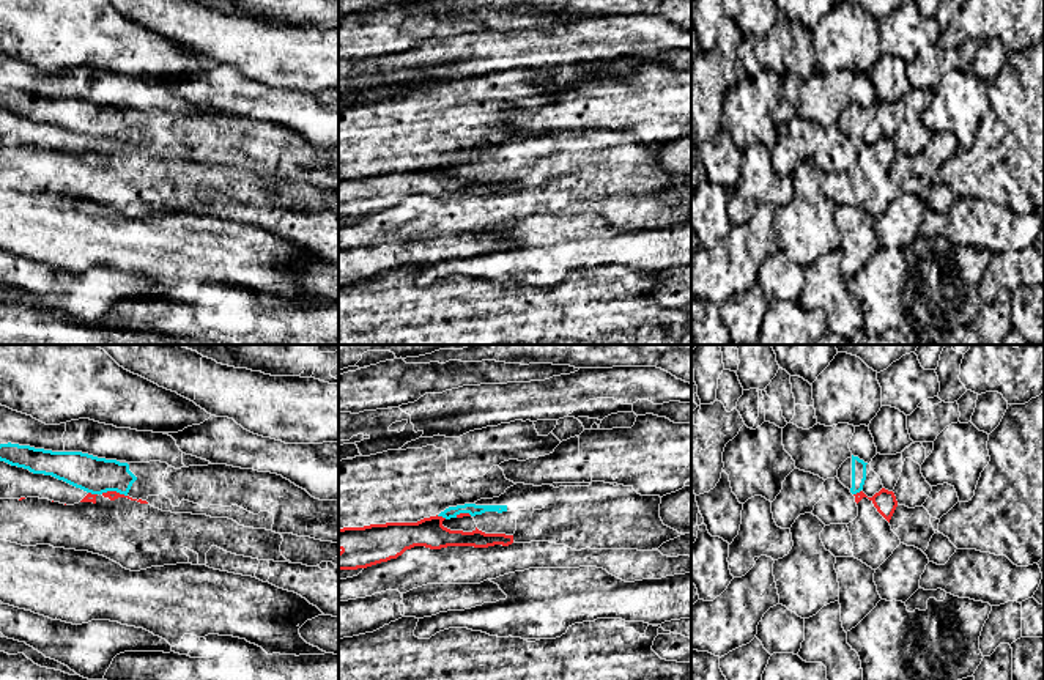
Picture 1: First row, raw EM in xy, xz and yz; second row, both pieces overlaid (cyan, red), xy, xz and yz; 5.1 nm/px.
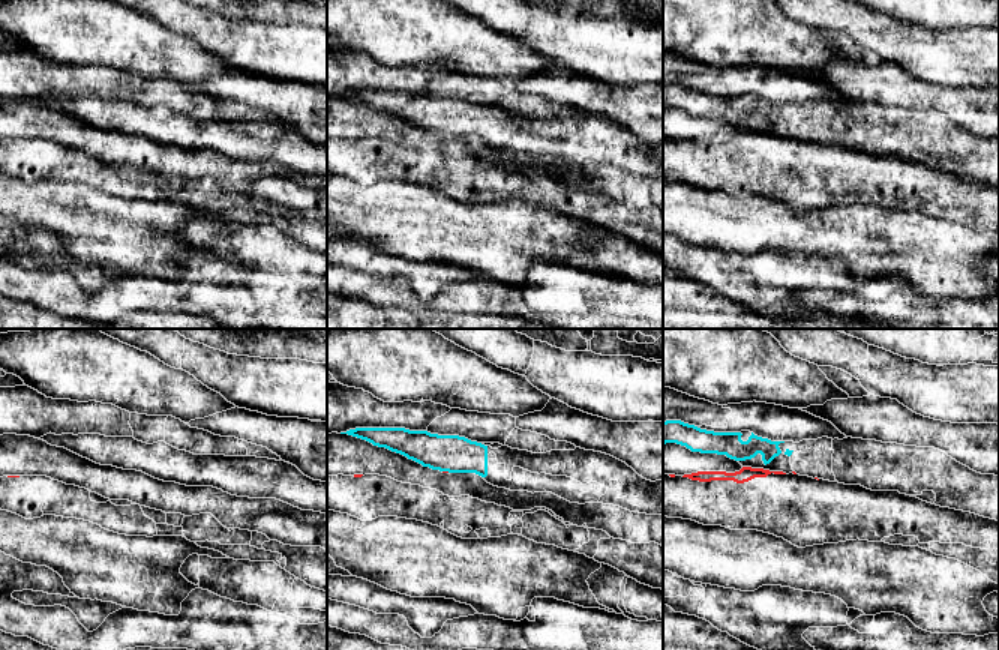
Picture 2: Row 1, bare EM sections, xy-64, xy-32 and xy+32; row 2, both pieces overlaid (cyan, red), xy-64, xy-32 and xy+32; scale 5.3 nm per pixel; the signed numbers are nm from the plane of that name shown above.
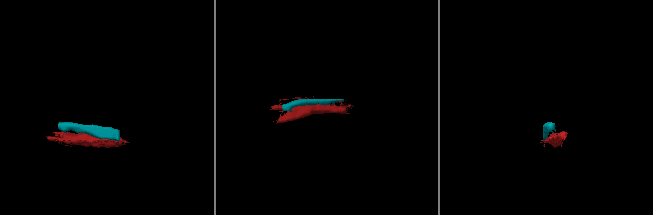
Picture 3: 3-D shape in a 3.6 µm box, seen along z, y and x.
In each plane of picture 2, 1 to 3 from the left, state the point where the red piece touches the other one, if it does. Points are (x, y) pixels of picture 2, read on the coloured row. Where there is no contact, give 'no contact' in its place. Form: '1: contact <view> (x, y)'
1: no contact
2: contact xy-32 (446, 470)
3: no contact

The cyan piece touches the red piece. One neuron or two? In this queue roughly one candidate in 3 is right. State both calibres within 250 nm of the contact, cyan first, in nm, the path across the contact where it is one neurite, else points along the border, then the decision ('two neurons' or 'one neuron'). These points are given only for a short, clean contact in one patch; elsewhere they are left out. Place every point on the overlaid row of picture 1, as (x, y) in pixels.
190/50 nm | two neurons

